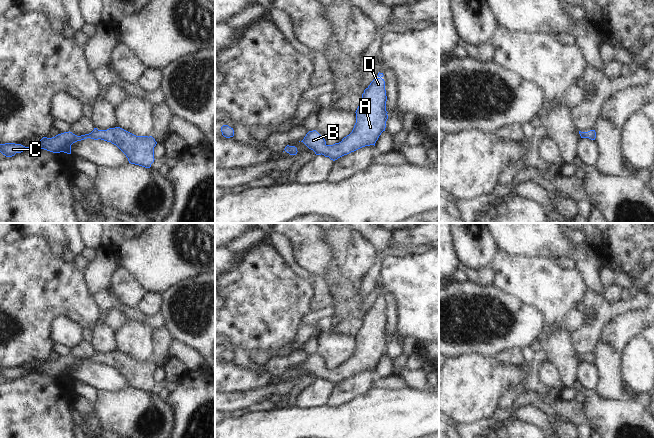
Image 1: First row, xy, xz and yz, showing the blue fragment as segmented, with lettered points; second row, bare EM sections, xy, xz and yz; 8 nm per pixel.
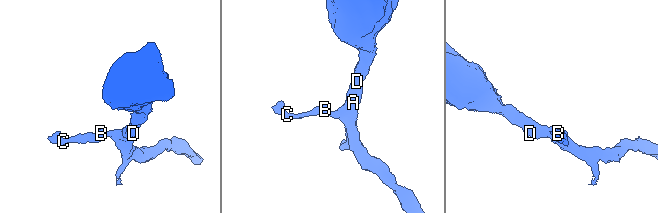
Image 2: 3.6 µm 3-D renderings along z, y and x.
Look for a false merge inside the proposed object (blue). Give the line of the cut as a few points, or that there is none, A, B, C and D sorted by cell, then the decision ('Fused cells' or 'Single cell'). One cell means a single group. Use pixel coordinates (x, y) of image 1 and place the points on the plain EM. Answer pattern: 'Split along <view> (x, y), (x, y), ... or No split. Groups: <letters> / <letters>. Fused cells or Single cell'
No split. Groups: A B C D. Single cell

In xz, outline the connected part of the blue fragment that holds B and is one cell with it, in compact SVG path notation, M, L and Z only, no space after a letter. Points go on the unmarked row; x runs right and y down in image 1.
M379 296L377 300L378 301L370 307L362 318L362 326L355 336L356 347L352 356L344 361L341 366L327 369L325 363L316 354L309 355L301 366L303 366L309 373L313 374L316 379L322 378L333 385L362 371L370 369L375 370L379 360L385 355L386 345L388 343L388 336L386 335L387 320L385 305L382 302L384 299Z

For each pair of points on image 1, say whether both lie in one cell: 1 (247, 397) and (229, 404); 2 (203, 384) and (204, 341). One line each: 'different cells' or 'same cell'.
1: same cell
2: different cells

